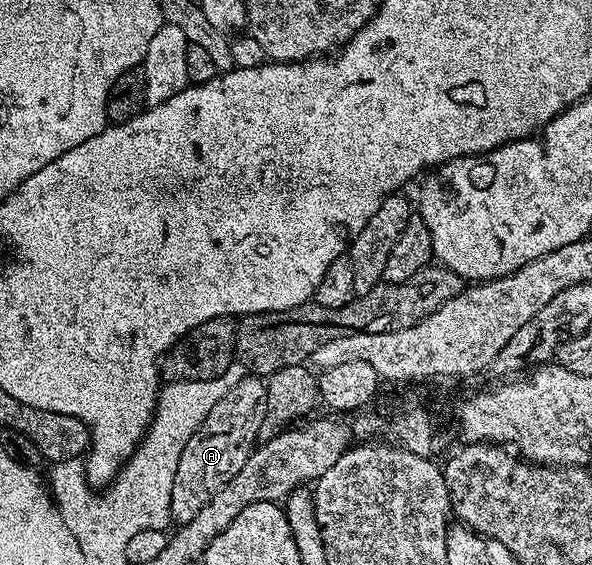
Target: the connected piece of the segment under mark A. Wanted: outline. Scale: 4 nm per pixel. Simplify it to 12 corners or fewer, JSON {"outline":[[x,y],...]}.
{"outline":[[247,374],[197,426],[173,478],[171,519],[197,518],[245,466],[266,383]]}

